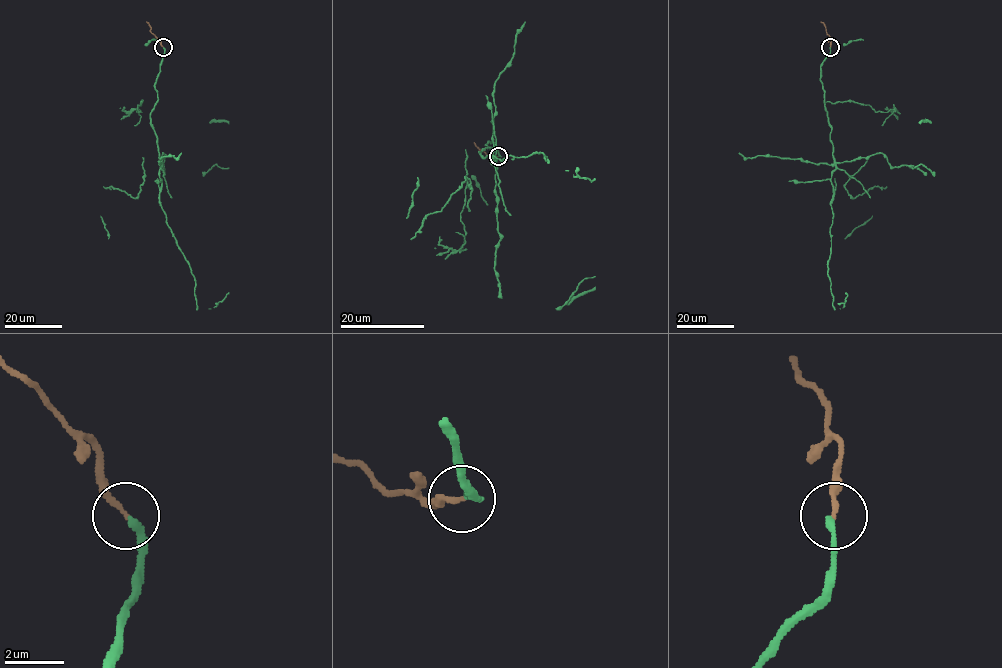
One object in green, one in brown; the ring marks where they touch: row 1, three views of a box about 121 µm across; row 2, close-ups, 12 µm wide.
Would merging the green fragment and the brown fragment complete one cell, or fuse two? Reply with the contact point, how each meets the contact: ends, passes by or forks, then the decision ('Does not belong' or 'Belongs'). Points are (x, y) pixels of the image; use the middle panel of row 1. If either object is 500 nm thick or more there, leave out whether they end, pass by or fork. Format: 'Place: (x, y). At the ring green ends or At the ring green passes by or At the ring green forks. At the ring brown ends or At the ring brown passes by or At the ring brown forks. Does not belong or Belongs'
Place: (498, 156). At the ring green ends. At the ring brown ends. Does not belong

